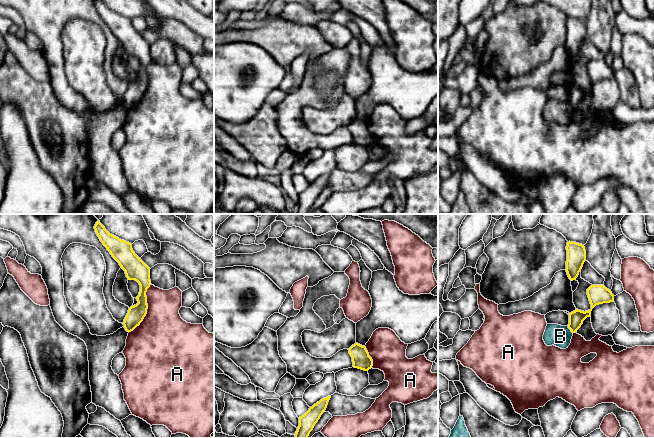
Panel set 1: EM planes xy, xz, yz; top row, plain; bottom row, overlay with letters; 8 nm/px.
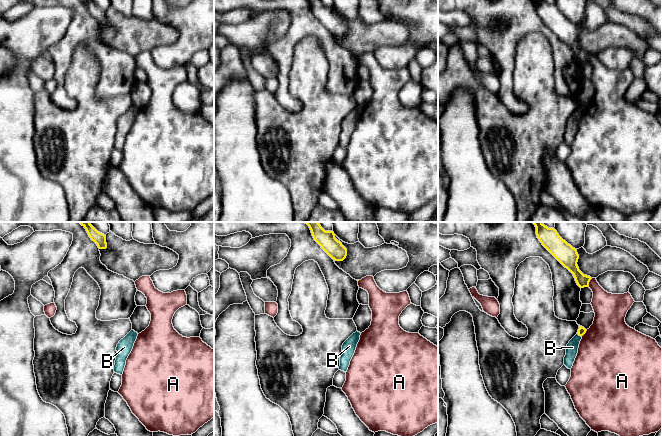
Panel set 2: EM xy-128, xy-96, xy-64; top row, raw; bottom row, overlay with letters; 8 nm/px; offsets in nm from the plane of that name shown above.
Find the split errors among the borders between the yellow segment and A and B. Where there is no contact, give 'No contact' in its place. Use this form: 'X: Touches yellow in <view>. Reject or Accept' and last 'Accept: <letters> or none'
A: Touches yellow in xy. Reject
B: Touches yellow in yz. Reject
Accept: none

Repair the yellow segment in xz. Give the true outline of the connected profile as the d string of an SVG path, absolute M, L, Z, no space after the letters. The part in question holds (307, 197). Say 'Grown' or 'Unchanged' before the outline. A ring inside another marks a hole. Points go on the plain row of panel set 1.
Unchanged. M331 172L321 175L319 178L310 183L304 191L299 193L299 202L295 209L295 214L308 214L315 200L326 186L330 174Z

